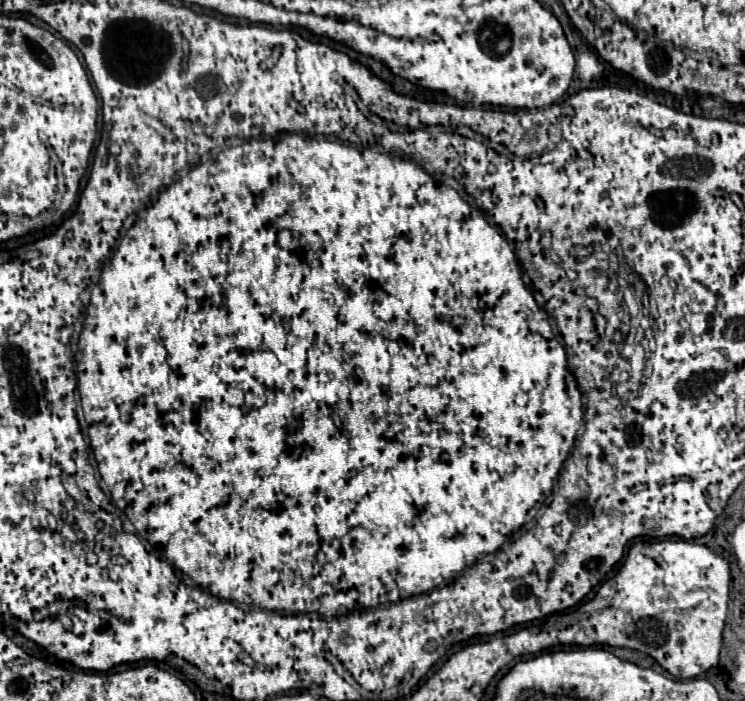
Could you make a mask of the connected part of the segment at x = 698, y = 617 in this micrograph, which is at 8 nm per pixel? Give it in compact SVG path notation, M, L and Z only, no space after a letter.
M665 539L665 541L655 541L655 543L639 541L639 543L635 543L629 549L629 553L625 557L623 567L619 569L619 573L611 581L605 581L589 603L585 603L585 605L577 607L575 611L567 613L567 645L583 645L583 647L589 647L589 645L611 645L611 647L637 649L637 651L643 651L649 657L653 657L673 677L693 679L693 677L699 677L701 673L709 671L711 667L715 667L719 663L721 633L723 633L725 615L727 615L727 601L729 601L729 565L727 565L727 561L723 557L719 557L717 553L713 553L711 549L707 549L703 545L697 545L697 543L685 541L685 539Z

